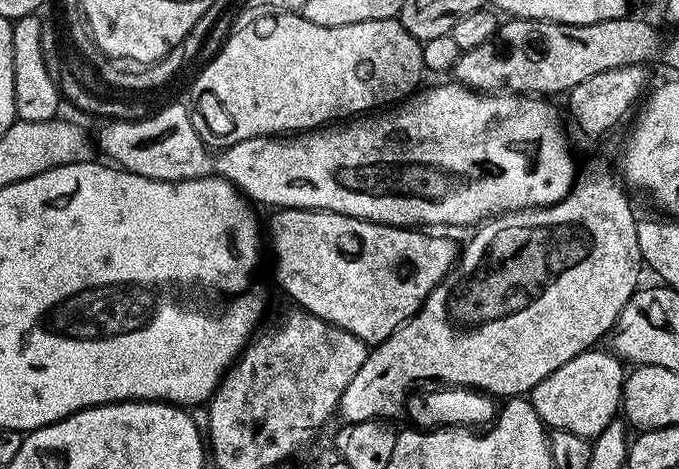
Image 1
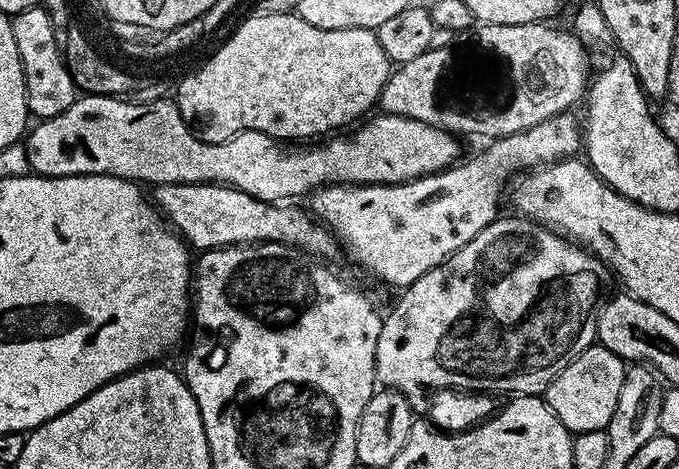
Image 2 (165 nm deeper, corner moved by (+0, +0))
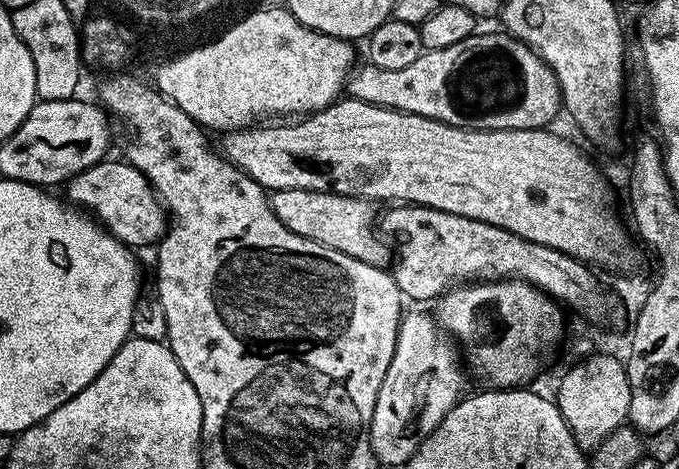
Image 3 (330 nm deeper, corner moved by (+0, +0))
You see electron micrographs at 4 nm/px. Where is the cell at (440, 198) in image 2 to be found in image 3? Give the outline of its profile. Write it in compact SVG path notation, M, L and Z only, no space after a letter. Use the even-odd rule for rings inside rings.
M278 190L271 193L270 203L278 222L282 222L286 230L302 238L310 238L330 250L350 254L350 258L358 258L375 268L384 268L389 263L389 253L387 251L384 253L380 249L381 241L374 231L378 212L372 209L375 208L373 201L363 200L357 196L342 196L333 192Z

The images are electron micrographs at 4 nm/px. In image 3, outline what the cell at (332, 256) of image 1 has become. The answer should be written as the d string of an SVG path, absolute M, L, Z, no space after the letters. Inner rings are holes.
M105 158L67 181L67 203L91 214L101 228L133 250L159 245L166 231L166 213L150 182L127 159Z

